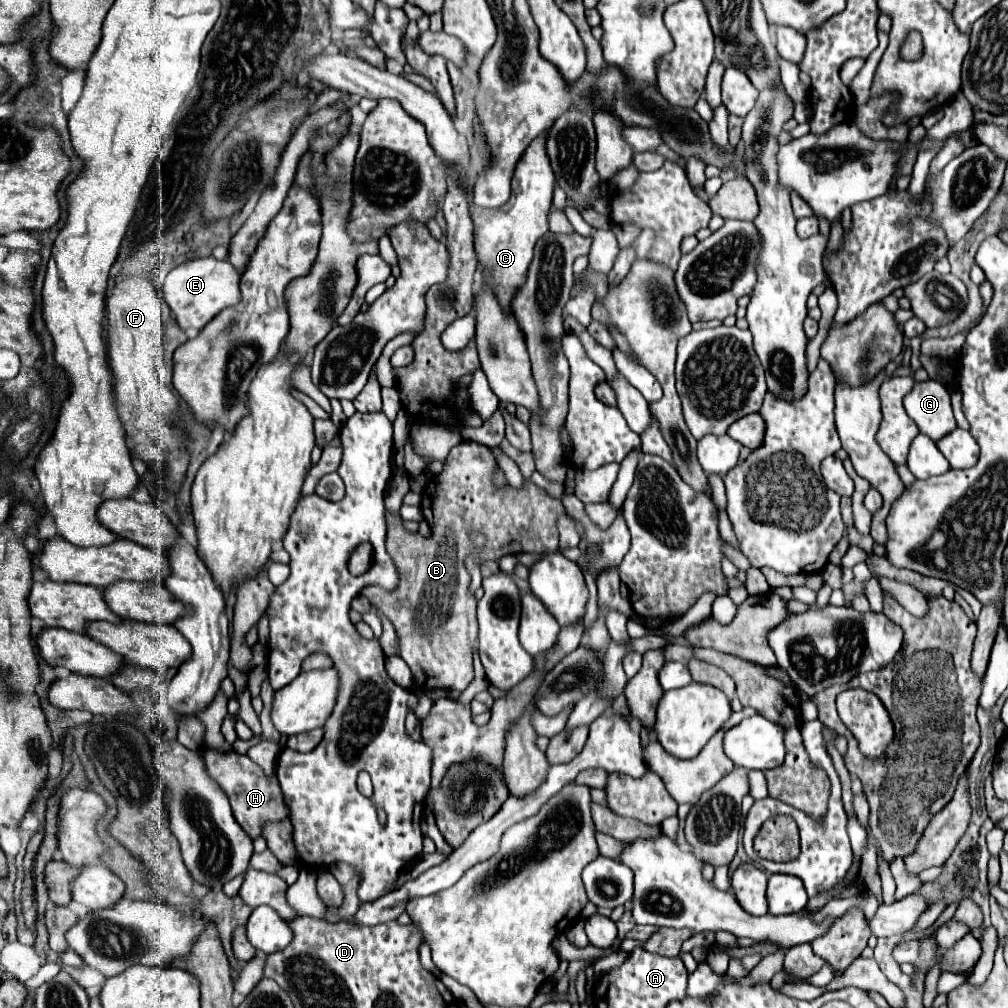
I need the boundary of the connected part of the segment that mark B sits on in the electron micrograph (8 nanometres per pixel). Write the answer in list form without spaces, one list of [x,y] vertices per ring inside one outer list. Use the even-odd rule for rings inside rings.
[[[478,443],[452,447],[444,471],[434,475],[422,495],[422,513],[433,537],[408,533],[400,517],[388,517],[386,551],[400,573],[400,585],[394,591],[384,591],[378,585],[362,589],[362,595],[392,621],[398,637],[398,657],[412,669],[416,689],[420,691],[444,687],[463,692],[474,679],[472,655],[478,643],[478,621],[476,599],[468,593],[470,573],[464,559],[468,555],[476,559],[500,559],[504,553],[516,551],[558,551],[556,519],[564,513],[560,499],[552,499],[528,479],[524,481],[524,489],[496,489],[490,481],[494,469],[496,461],[488,447]],[[474,531],[486,537],[482,549],[470,541],[470,533]]]

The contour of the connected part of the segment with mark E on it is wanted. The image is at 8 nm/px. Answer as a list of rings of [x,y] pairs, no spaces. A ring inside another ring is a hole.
[[[214,257],[192,259],[192,261],[178,265],[176,269],[168,273],[164,287],[162,287],[162,299],[168,303],[168,307],[174,313],[176,323],[182,329],[188,329],[188,327],[202,329],[222,309],[232,307],[240,301],[238,281],[240,281],[240,273],[234,269],[230,261],[218,261]]]

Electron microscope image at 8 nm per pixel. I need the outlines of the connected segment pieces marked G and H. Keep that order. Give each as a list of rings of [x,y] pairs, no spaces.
[[[934,379],[916,383],[914,389],[904,397],[904,409],[914,419],[920,433],[928,435],[932,441],[940,441],[944,435],[956,429],[950,393]]]
[[[218,691],[216,699],[212,701],[212,705],[198,715],[198,719],[206,725],[204,745],[198,749],[198,753],[200,753],[200,757],[204,759],[210,777],[212,777],[212,779],[224,789],[224,793],[228,795],[230,805],[232,805],[232,811],[234,811],[234,817],[236,817],[236,821],[240,823],[240,827],[242,827],[252,839],[256,839],[256,837],[262,835],[262,825],[264,825],[264,821],[280,821],[280,819],[286,819],[290,813],[288,813],[288,807],[284,805],[284,795],[282,795],[280,783],[276,781],[276,775],[268,777],[268,775],[264,773],[264,769],[260,769],[248,755],[240,755],[240,753],[236,753],[236,751],[232,749],[232,745],[224,743],[224,737],[222,737],[222,733],[220,733],[220,725],[222,725],[224,717],[228,715],[226,703],[228,703],[228,699]]]

